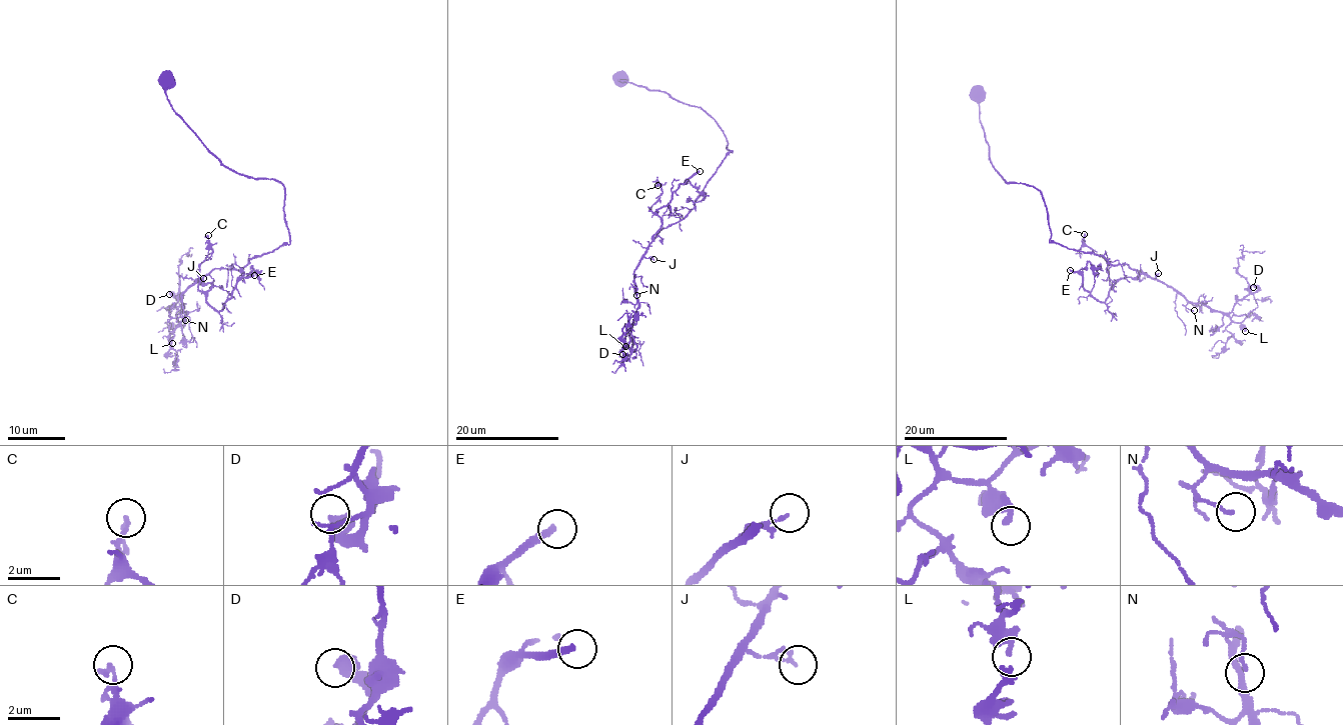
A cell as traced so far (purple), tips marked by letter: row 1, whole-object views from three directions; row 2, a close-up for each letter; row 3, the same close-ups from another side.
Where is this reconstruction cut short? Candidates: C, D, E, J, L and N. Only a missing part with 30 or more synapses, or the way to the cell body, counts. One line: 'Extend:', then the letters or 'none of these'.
Extend: E

